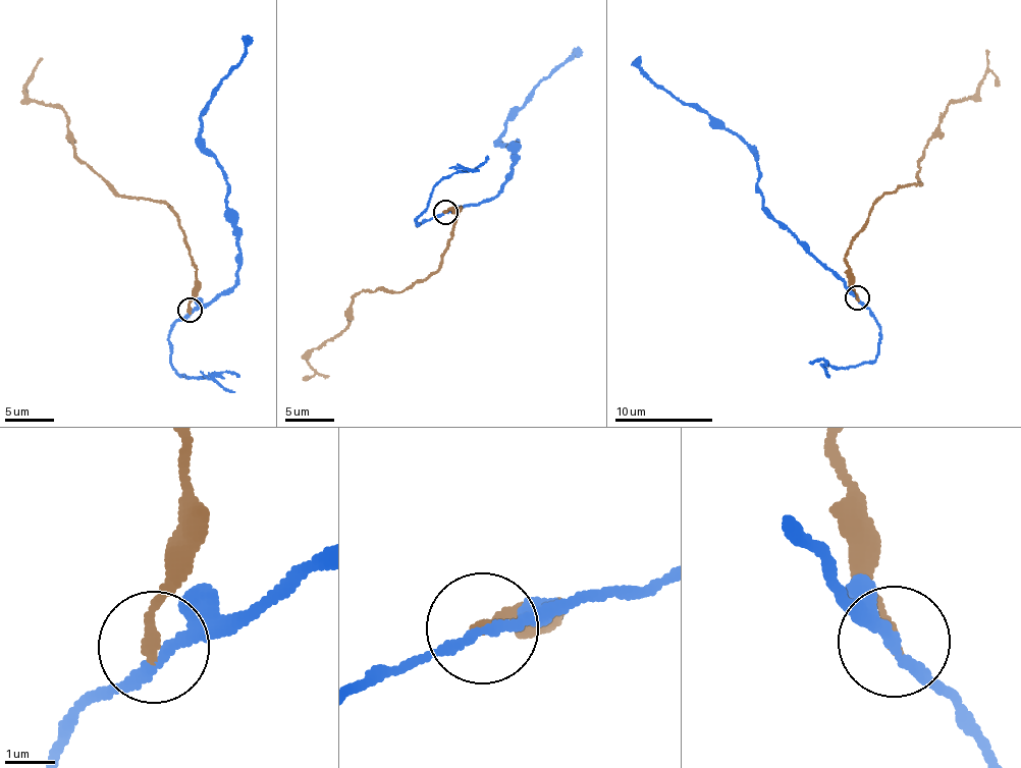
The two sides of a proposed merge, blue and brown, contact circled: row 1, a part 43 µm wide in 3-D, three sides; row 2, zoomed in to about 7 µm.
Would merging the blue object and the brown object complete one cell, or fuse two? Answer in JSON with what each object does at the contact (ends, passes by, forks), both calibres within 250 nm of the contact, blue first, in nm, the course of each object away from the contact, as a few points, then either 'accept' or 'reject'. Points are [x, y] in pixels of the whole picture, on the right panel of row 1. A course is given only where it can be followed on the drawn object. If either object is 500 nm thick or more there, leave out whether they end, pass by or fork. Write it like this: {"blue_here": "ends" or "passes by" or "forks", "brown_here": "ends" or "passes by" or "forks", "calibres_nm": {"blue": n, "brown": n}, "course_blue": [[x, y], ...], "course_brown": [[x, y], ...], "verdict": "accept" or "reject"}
{"blue_here": "passes by", "brown_here": "ends", "calibres_nm": {"blue": 190, "brown": 220}, "course_blue": [[857, 297], [764, 206], [756, 187], [759, 171], [757, 155], [706, 113], [666, 93], [639, 65], [640, 55]], "course_brown": [[858, 298], [850, 240], [872, 205], [922, 185], [922, 154], [947, 108], [975, 94], [987, 50]], "verdict": "reject"}

